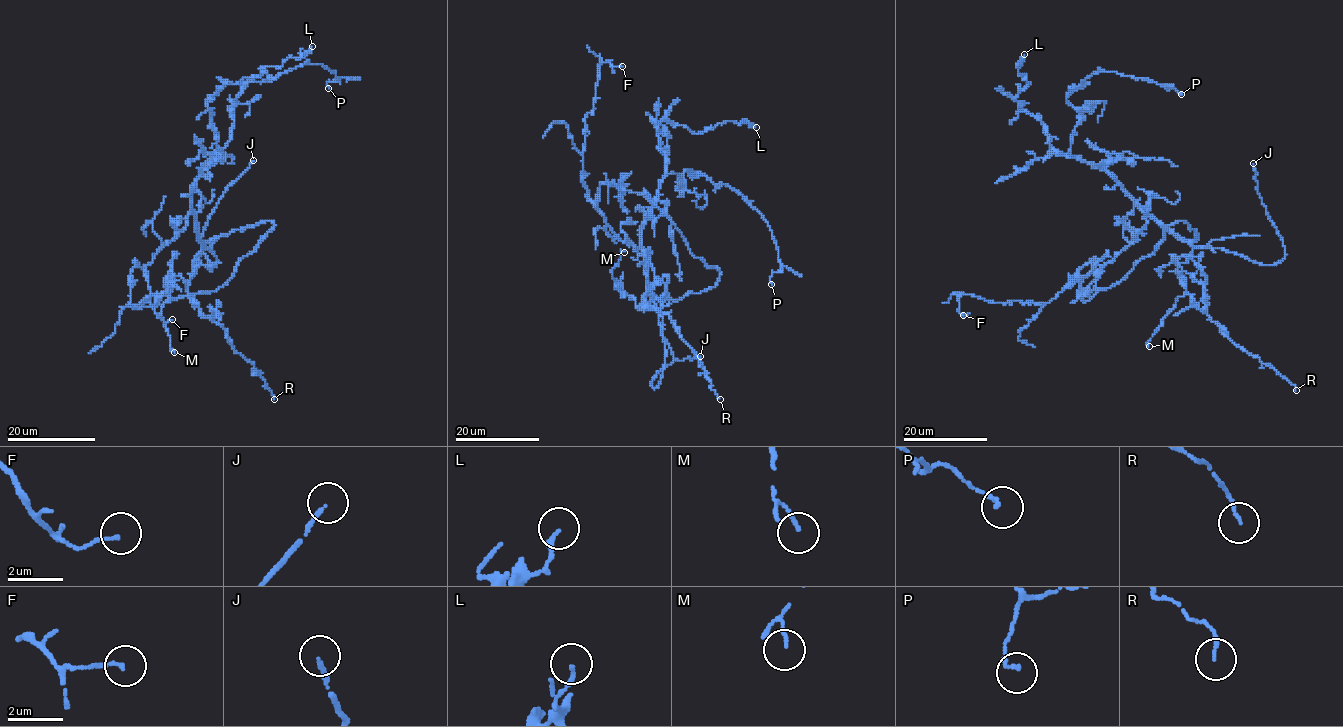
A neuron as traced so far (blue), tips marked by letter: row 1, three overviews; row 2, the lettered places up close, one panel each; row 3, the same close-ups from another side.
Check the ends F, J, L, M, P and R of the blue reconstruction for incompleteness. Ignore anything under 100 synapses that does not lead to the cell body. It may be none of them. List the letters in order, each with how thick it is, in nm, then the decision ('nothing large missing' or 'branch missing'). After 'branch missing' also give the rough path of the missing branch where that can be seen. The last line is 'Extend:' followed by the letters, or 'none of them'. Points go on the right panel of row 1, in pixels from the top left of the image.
F: 120 nm thick; nothing large missing
J: 140 nm thick; branch missing; missing branch runs (1253, 163), (1248, 145), (1230, 124), (1225, 93), (1227, 77)
L: 150 nm thick; nothing large missing
M: 110 nm thick; nothing large missing
P: 140 nm thick; nothing large missing
R: 100 nm thick; nothing large missing
Extend: J

